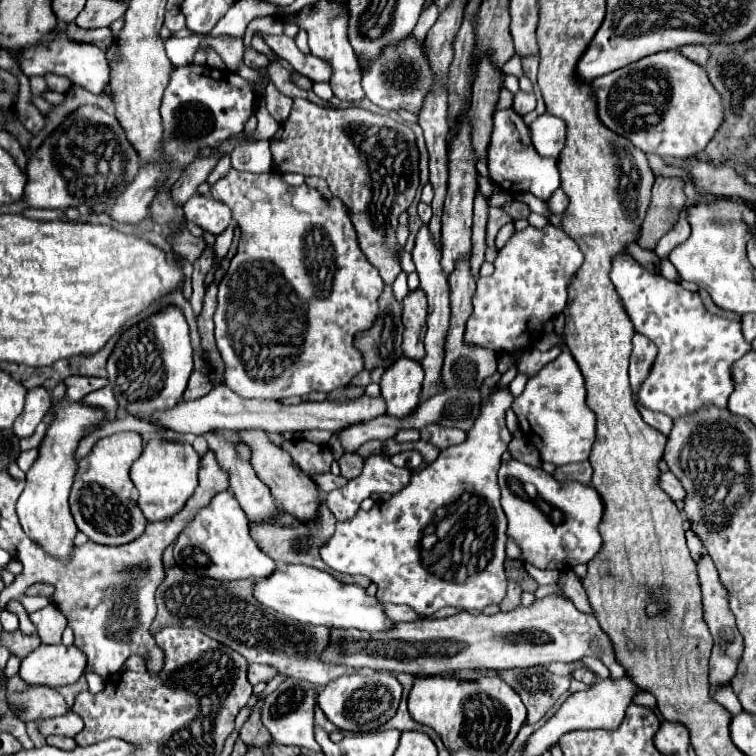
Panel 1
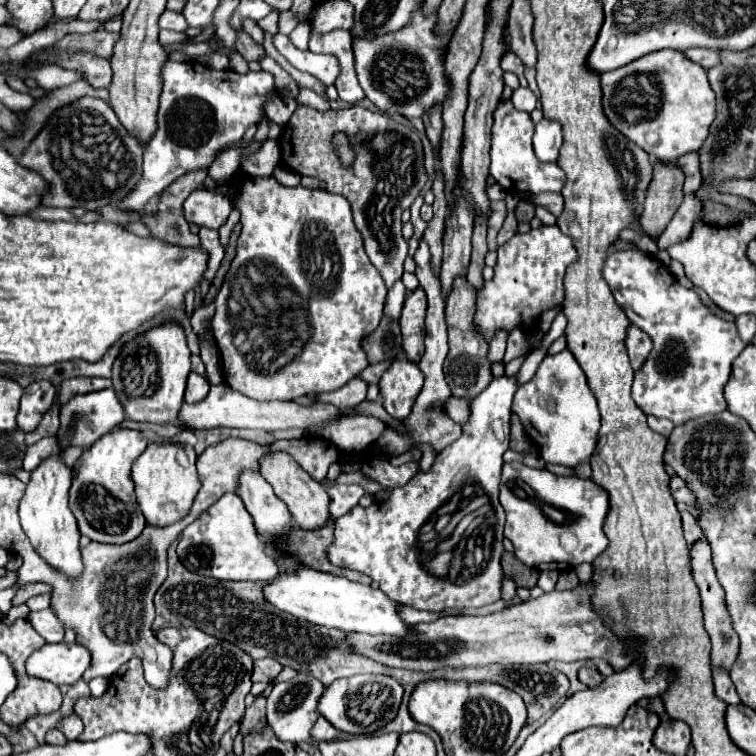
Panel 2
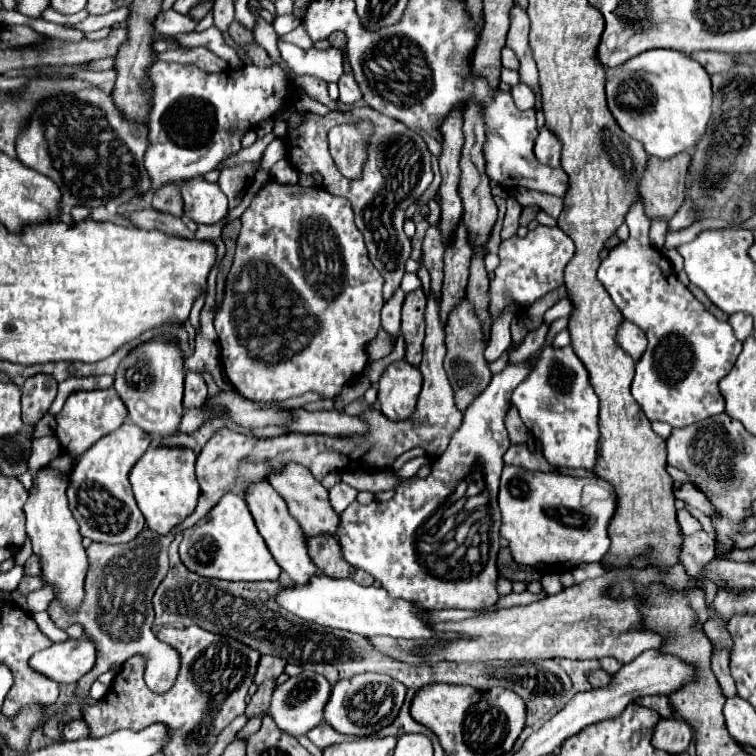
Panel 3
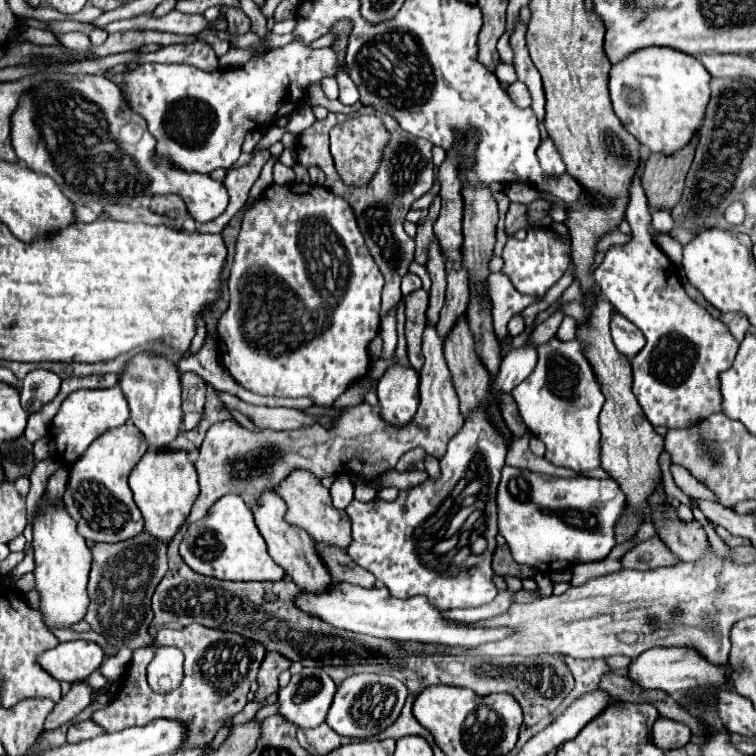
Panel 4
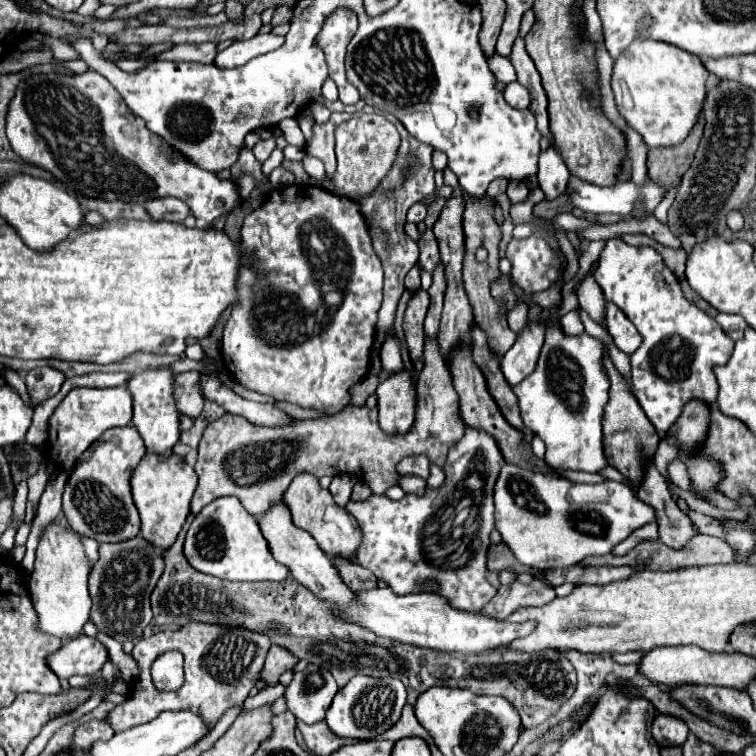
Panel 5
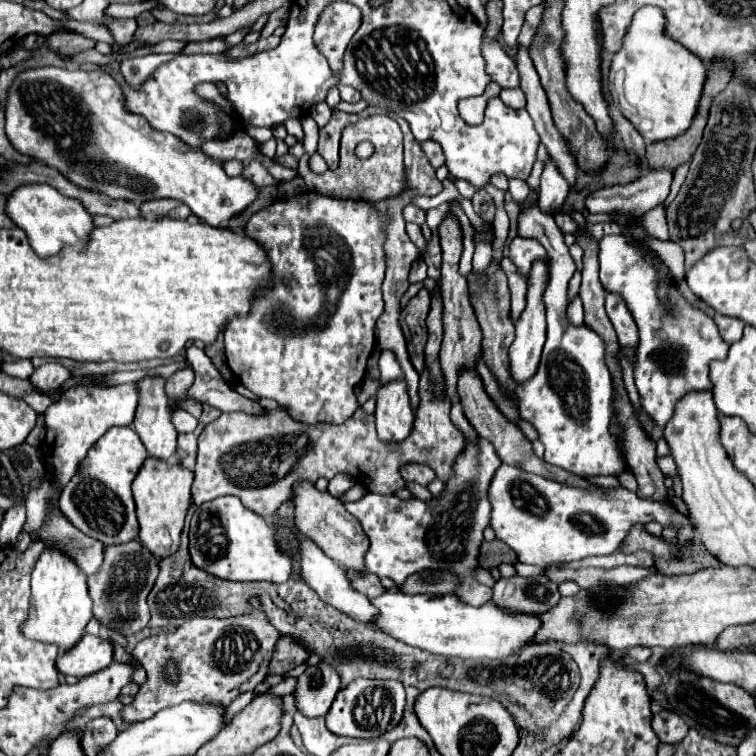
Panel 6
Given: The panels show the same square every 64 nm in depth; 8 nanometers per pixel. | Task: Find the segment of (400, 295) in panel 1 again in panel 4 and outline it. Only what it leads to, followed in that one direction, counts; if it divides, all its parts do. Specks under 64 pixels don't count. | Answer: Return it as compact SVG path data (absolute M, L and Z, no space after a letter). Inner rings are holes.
M398 304L392 308L392 314L382 316L382 322L380 322L380 336L384 340L384 354L382 354L384 360L392 358L396 350L396 310L398 310Z

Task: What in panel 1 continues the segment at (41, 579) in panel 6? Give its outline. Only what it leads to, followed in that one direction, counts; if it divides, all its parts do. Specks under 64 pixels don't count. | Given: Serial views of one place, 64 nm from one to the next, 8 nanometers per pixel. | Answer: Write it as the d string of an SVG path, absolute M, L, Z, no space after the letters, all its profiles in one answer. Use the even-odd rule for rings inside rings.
M62 398L58 404L54 404L54 418L48 424L48 430L38 446L38 458L32 464L32 468L26 472L26 488L22 496L18 498L18 518L24 528L24 532L44 548L50 556L56 556L60 560L68 560L72 556L72 540L78 532L74 518L68 508L68 494L74 482L74 476L78 472L76 462L76 448L80 440L100 428L106 420L106 412L102 408L90 408L86 402L68 402Z

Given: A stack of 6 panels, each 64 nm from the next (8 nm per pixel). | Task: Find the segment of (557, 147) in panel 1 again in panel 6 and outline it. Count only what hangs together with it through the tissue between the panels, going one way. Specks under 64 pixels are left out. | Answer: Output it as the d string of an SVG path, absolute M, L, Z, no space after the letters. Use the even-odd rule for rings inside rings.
M548 158L542 172L542 184L540 184L540 202L538 206L544 212L556 212L568 194L568 182L564 176L560 176L560 170L556 170L556 164Z

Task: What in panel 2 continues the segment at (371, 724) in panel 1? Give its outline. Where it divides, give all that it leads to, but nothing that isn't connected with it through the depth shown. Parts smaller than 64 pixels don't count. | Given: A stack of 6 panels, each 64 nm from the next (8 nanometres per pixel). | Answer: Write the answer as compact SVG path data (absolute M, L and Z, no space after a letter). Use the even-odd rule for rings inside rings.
M360 674L352 678L340 678L324 690L318 710L334 728L342 732L372 734L396 718L402 692L402 686L394 678L384 674Z

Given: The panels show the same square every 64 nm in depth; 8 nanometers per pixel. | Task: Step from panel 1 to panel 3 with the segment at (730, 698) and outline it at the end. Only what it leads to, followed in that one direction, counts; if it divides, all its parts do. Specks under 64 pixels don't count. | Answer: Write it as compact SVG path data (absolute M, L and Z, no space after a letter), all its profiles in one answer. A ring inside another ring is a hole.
M720 650L712 654L712 672L722 688L722 694L726 698L734 698L736 696L736 686L734 680L730 676L730 666L728 666L728 650Z

